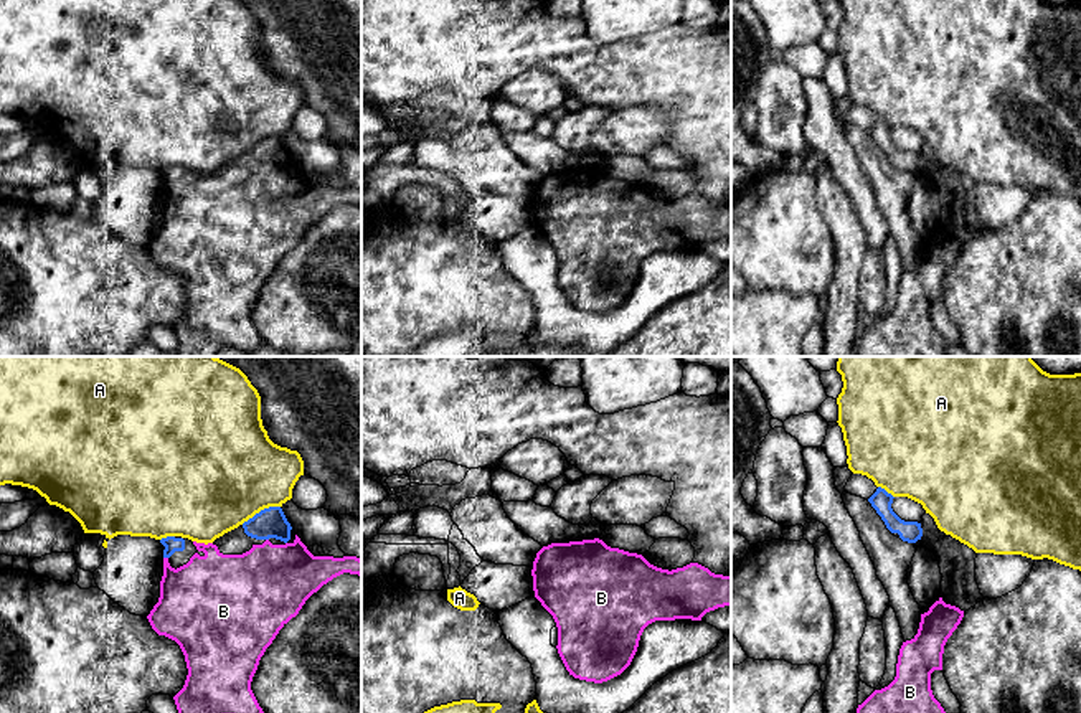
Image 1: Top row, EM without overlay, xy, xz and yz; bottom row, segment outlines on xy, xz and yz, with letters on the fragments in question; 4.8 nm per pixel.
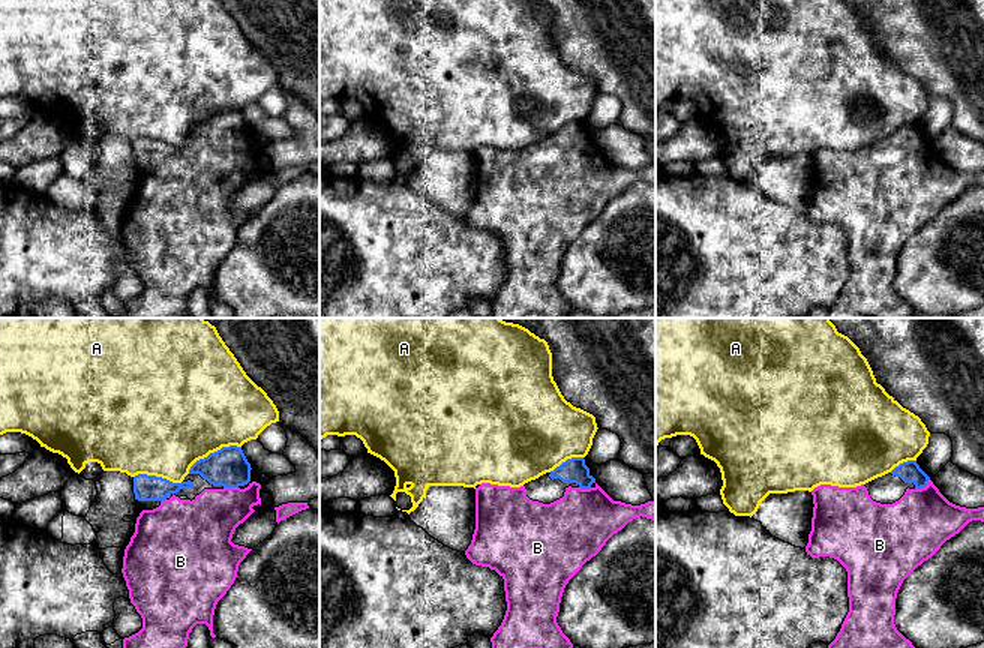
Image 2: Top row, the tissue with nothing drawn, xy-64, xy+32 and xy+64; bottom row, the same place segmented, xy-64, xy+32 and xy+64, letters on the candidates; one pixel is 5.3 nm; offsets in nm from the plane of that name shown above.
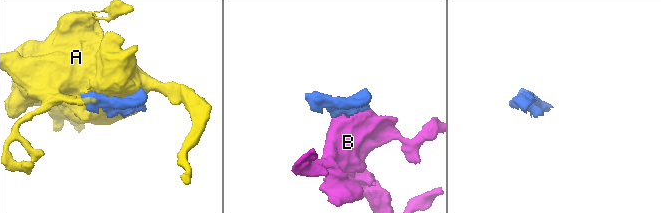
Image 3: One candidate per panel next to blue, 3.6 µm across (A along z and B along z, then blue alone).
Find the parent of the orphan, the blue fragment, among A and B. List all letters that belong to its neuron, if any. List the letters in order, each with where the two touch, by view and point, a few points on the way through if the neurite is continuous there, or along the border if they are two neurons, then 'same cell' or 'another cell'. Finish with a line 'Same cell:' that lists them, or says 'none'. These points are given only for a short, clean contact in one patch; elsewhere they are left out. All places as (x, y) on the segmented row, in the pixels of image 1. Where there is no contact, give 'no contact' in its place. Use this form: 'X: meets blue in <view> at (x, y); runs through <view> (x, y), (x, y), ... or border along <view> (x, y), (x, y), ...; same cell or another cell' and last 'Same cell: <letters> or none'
A: meets blue in xy at (261, 510); another cell
B: meets blue in xy at (165, 557); same cell
Same cell: B

